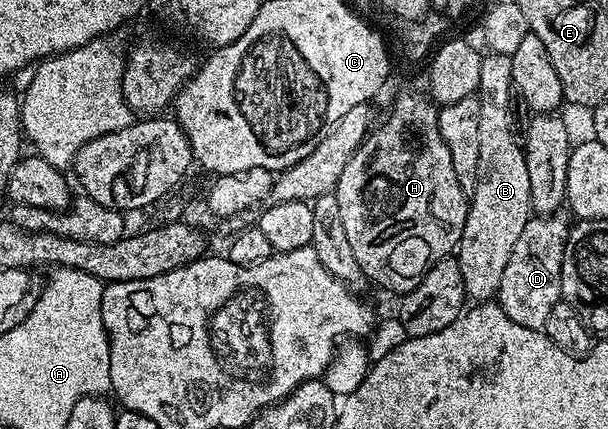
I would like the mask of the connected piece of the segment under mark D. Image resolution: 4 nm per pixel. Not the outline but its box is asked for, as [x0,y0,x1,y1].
[496,212,571,330]

